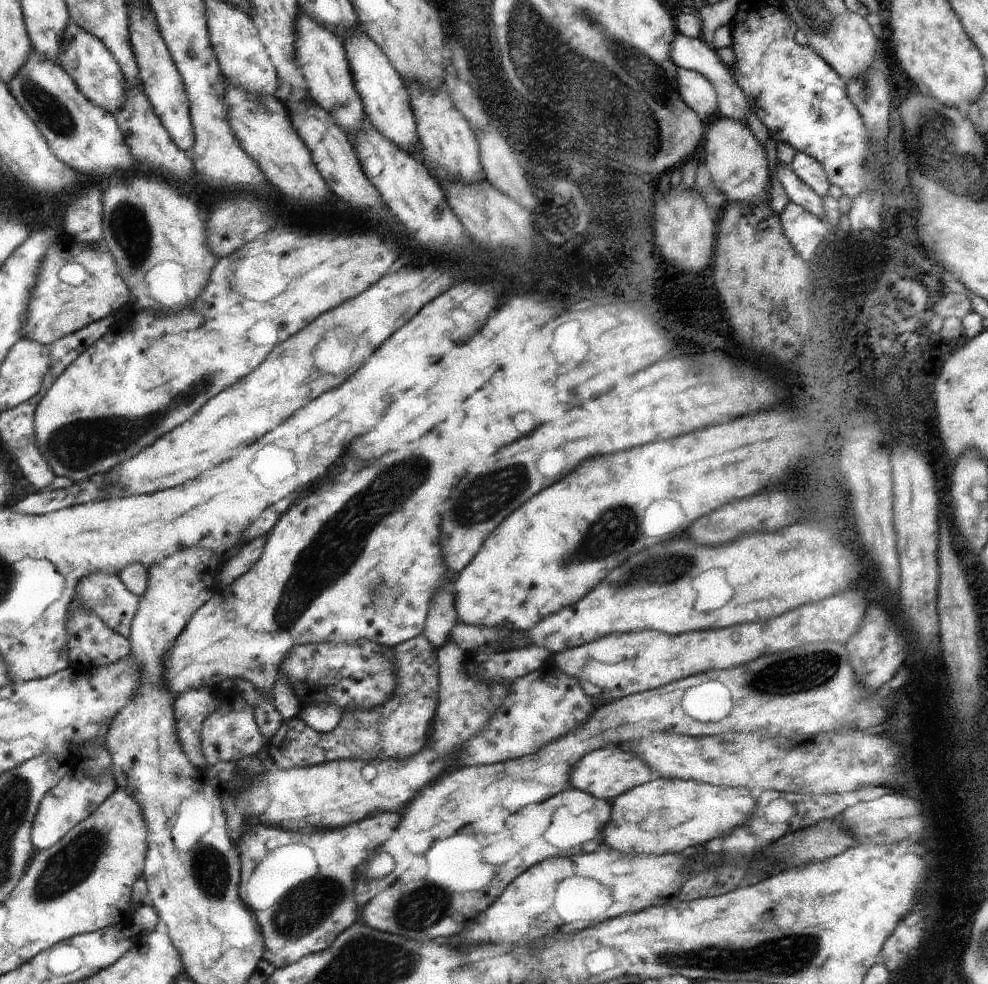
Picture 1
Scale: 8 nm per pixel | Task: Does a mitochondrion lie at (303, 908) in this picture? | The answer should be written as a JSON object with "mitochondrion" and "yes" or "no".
{"mitochondrion":"yes"}

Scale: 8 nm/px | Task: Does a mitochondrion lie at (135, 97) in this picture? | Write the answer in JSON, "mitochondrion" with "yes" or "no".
{"mitochondrion":"no"}

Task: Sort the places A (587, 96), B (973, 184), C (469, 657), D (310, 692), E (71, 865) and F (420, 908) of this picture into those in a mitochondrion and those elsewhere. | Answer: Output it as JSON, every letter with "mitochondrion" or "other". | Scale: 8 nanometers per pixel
{"A":"mitochondrion","B":"mitochondrion","C":"other","D":"other","E":"mitochondrion","F":"mitochondrion"}

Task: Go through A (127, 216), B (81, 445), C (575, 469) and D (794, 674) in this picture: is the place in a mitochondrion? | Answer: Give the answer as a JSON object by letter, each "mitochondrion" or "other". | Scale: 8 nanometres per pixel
{"A":"mitochondrion","B":"mitochondrion","C":"other","D":"mitochondrion"}

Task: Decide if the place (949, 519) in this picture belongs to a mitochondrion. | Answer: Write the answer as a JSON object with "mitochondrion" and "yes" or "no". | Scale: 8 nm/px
{"mitochondrion":"no"}

